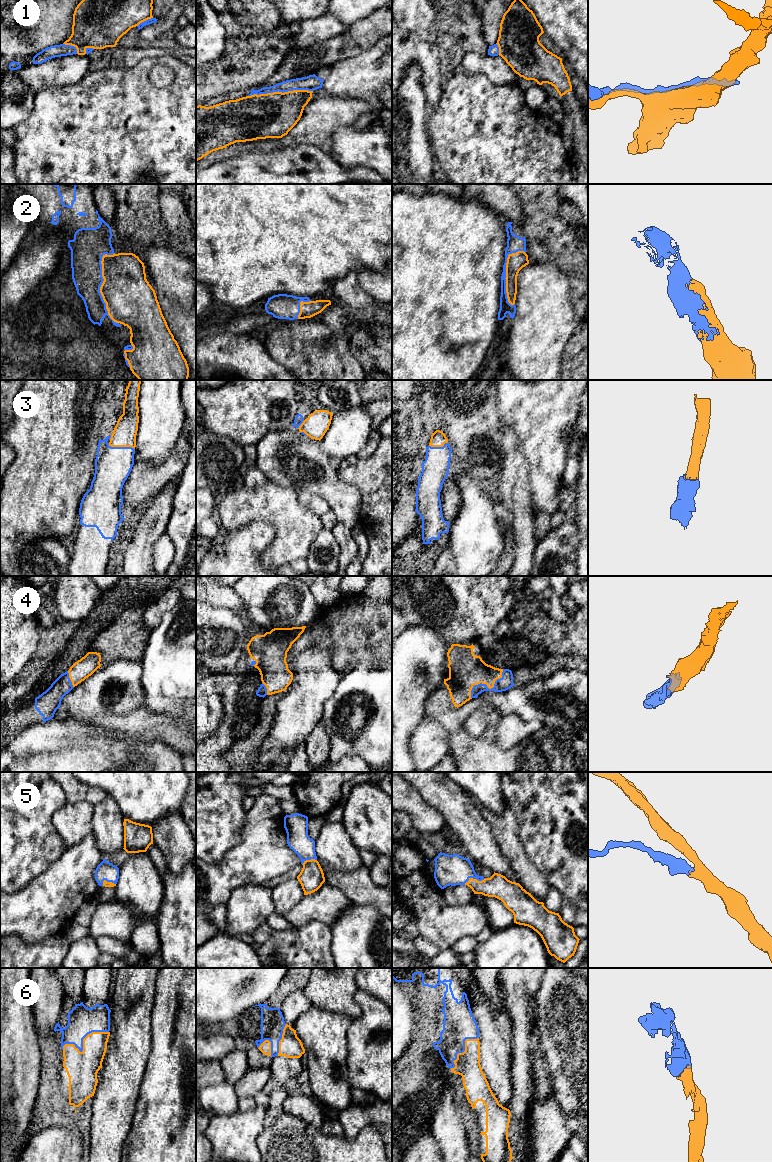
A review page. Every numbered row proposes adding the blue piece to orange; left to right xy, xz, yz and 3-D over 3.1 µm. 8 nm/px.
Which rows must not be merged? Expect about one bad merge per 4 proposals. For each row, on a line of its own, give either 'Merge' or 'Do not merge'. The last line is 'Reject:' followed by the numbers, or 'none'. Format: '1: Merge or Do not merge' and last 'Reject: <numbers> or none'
1: Merge
2: Merge
3: Merge
4: Merge
5: Merge
6: Merge
Reject: none

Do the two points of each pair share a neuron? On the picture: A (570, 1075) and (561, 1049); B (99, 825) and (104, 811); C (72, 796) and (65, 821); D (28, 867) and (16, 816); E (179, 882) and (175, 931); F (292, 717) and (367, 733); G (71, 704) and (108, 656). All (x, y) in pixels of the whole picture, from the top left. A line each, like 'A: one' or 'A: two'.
A: one
B: one
C: two
D: one
E: one
F: two
G: two

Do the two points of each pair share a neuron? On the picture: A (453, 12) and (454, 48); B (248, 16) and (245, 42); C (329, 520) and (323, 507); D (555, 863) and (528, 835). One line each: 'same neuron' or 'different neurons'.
A: same neuron
B: different neurons
C: different neurons
D: same neuron

